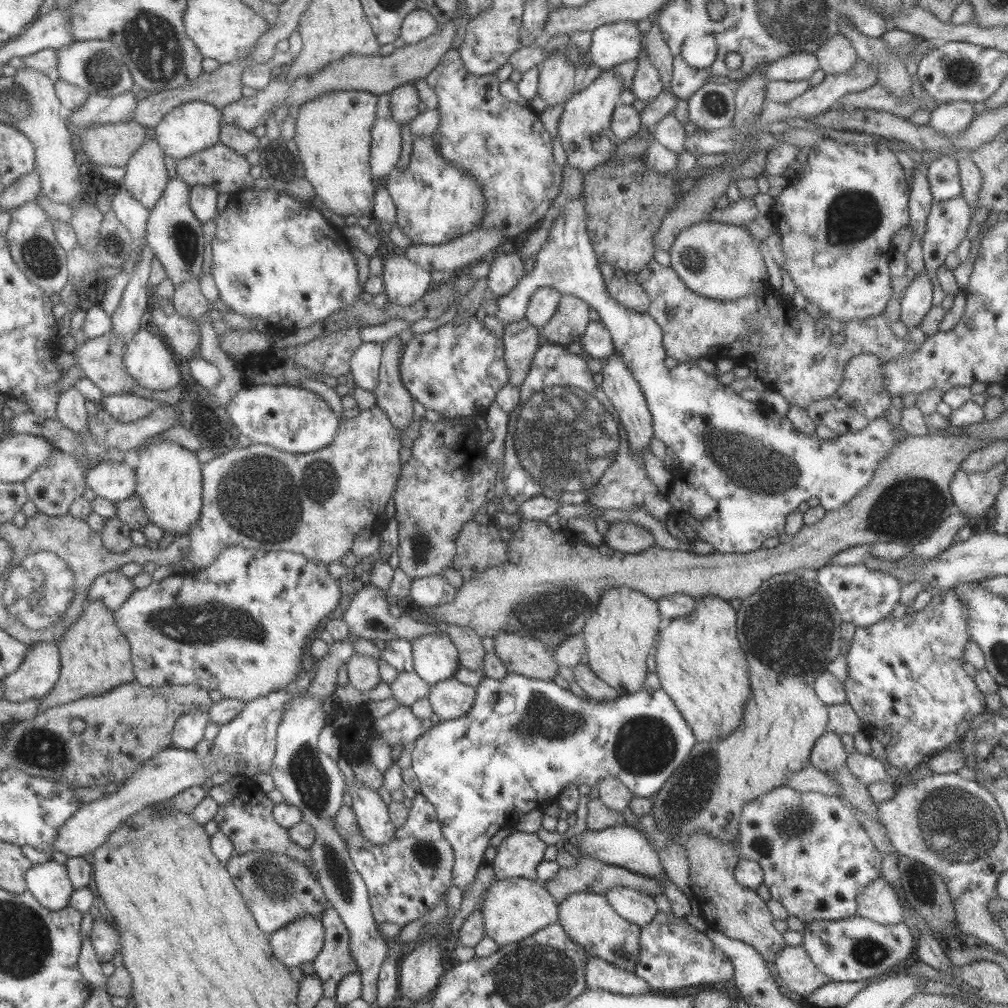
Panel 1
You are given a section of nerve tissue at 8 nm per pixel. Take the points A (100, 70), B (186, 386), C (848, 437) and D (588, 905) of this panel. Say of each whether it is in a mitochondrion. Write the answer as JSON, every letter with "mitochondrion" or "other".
{"A":"mitochondrion","B":"other","C":"other","D":"other"}

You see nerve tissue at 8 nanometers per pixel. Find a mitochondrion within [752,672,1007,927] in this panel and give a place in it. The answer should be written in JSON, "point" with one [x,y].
{"point":[956,823]}

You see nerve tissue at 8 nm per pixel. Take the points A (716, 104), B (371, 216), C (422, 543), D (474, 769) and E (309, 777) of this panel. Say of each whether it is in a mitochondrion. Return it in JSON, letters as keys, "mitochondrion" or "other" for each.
{"A":"mitochondrion","B":"other","C":"mitochondrion","D":"other","E":"mitochondrion"}

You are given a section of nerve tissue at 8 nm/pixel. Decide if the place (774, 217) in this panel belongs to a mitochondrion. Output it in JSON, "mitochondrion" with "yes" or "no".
{"mitochondrion":"no"}

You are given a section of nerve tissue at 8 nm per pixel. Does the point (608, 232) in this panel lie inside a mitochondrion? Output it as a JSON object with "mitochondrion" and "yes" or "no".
{"mitochondrion":"no"}

